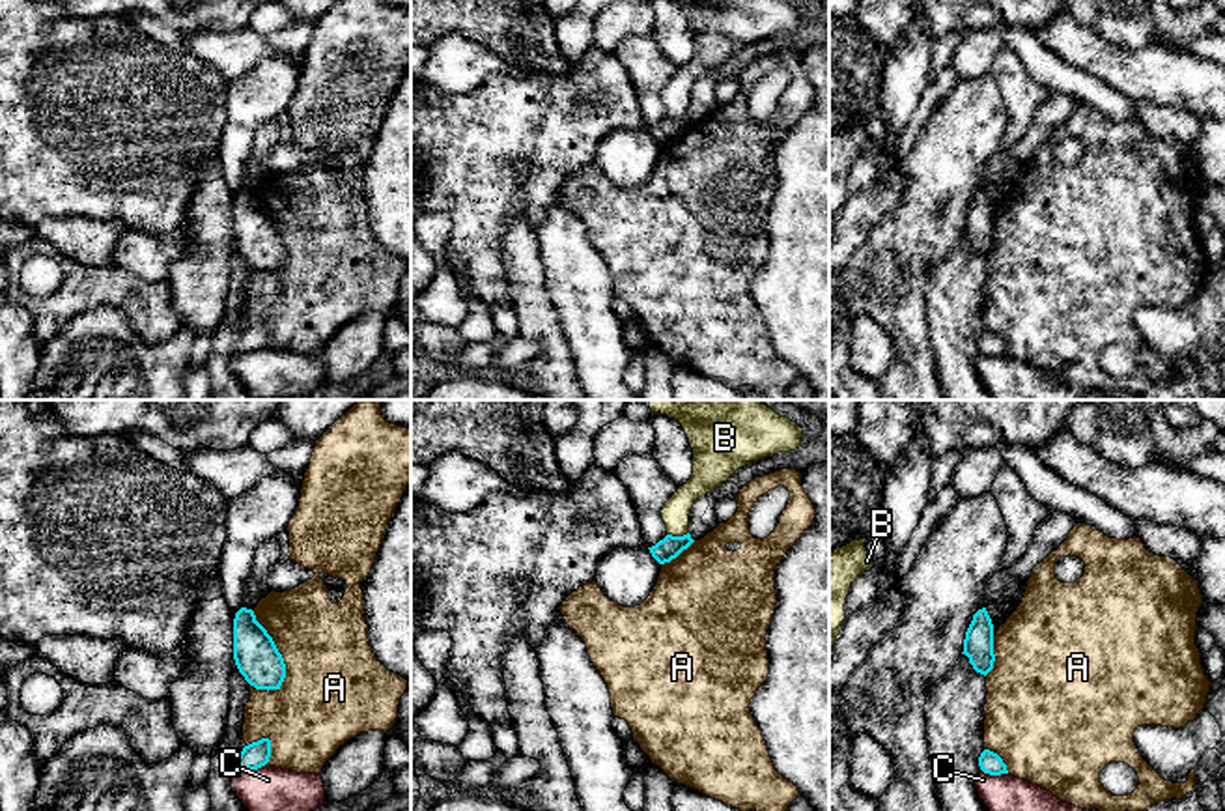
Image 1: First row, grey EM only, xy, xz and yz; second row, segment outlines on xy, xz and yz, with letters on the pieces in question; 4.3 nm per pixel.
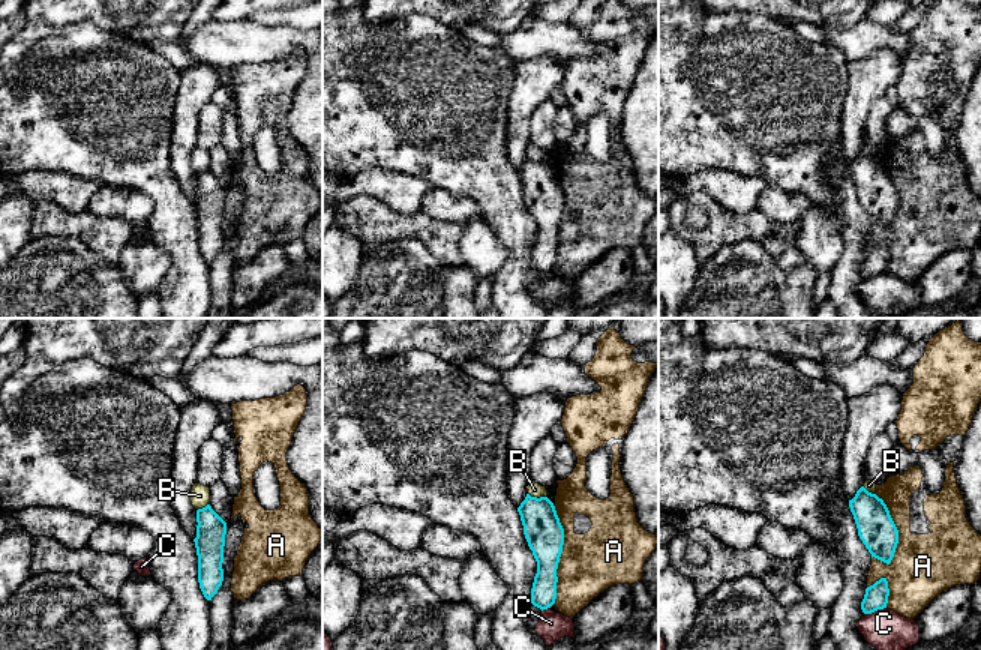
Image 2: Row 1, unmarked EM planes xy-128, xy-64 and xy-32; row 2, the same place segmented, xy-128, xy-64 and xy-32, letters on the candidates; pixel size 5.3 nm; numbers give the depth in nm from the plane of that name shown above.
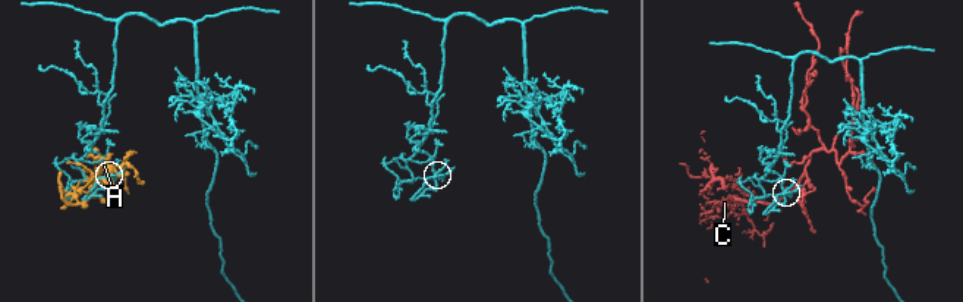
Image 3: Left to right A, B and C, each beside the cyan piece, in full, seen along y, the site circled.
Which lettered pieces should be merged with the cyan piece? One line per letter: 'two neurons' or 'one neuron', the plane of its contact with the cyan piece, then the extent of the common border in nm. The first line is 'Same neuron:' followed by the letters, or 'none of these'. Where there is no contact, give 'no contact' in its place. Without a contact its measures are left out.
Same neuron: none of these
A: two neurons | xy | 380 nm
B: two neurons | xz | 100 nm
C: two neurons | xy | 130 nm

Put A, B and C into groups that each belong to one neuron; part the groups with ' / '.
A / B / C

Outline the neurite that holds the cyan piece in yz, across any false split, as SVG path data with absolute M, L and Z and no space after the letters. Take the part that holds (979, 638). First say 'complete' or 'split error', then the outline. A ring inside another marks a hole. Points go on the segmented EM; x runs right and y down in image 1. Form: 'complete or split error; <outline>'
complete; M986 607L973 615L965 632L962 654L965 654L973 669L984 676L993 669L993 624Z

